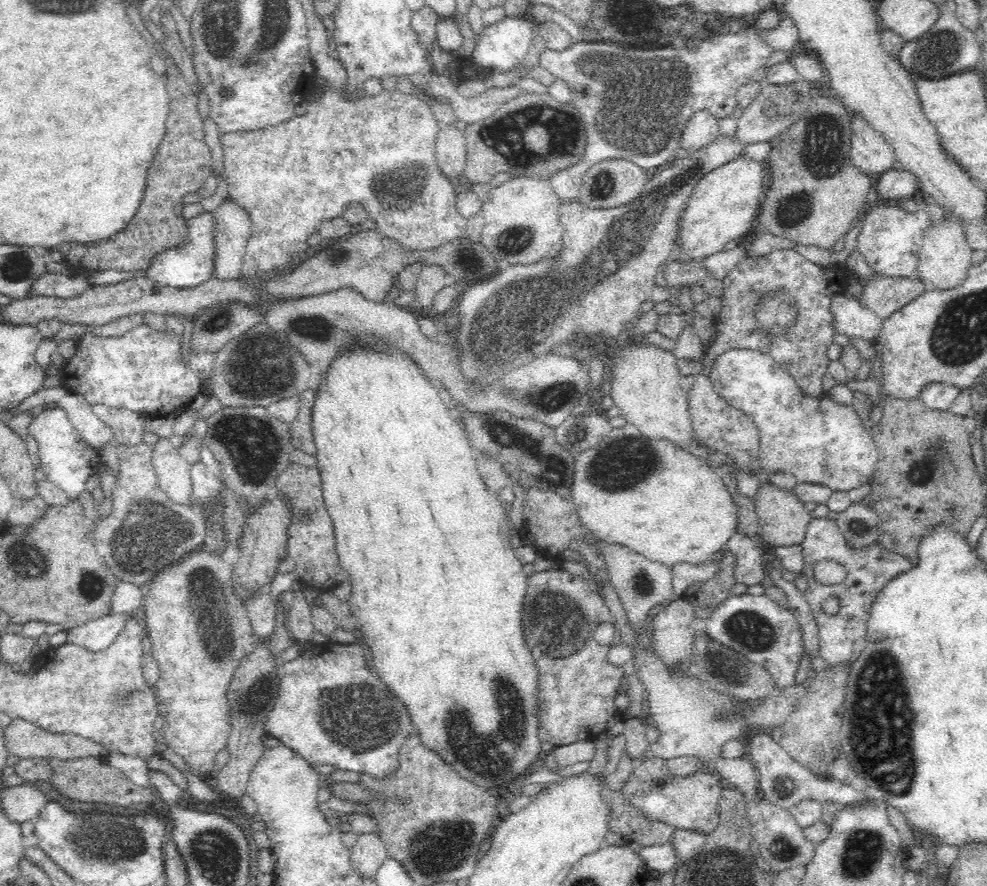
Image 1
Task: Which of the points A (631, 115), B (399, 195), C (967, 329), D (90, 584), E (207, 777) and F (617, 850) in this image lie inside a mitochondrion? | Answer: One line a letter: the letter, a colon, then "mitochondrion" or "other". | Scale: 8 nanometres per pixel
A: mitochondrion
B: mitochondrion
C: mitochondrion
D: mitochondrion
E: other
F: other

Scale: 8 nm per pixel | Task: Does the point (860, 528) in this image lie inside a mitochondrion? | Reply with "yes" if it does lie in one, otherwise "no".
no

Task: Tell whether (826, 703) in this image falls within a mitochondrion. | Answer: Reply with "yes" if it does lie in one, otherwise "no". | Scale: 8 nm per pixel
no

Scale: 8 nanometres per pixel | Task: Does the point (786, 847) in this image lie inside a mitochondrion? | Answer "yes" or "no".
yes

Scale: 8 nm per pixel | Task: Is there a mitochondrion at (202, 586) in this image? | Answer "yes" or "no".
yes

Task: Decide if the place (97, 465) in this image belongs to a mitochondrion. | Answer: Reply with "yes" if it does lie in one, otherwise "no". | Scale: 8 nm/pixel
no

